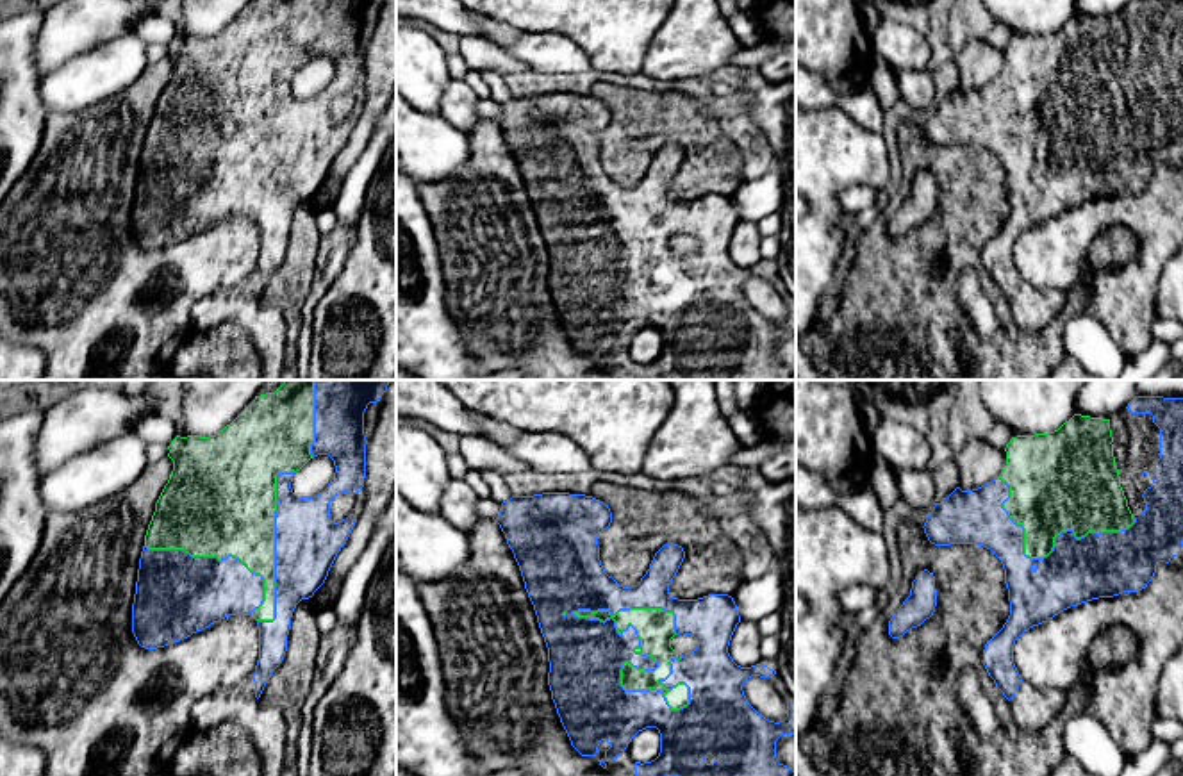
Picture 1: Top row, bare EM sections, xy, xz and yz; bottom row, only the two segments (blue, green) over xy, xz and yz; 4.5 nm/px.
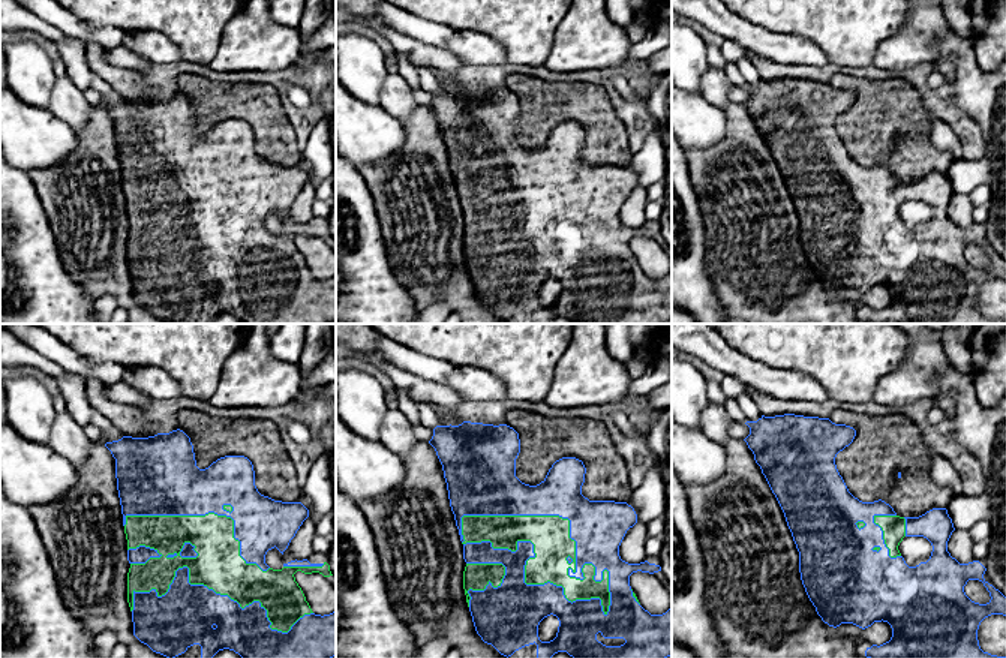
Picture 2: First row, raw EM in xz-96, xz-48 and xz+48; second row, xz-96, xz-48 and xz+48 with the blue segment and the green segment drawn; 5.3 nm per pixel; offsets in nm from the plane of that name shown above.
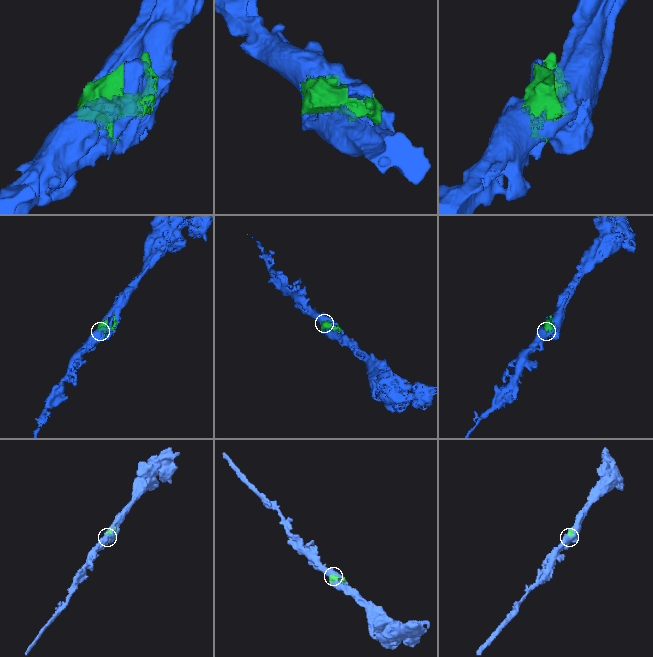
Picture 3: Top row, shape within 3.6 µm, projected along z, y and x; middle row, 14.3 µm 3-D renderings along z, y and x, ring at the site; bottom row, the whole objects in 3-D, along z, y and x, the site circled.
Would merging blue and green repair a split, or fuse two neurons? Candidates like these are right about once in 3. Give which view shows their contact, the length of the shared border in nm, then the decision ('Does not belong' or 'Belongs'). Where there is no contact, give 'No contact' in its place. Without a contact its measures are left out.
Touches blue in xz. Shared border 650 nm. Belongs

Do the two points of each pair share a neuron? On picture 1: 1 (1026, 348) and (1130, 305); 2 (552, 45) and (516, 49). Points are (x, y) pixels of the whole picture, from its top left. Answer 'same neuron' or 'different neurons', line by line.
1: different neurons
2: same neuron

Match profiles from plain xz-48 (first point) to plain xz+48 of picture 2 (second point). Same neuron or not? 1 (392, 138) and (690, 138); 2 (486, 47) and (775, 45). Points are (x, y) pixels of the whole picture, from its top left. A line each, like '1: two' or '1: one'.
1: one
2: one

